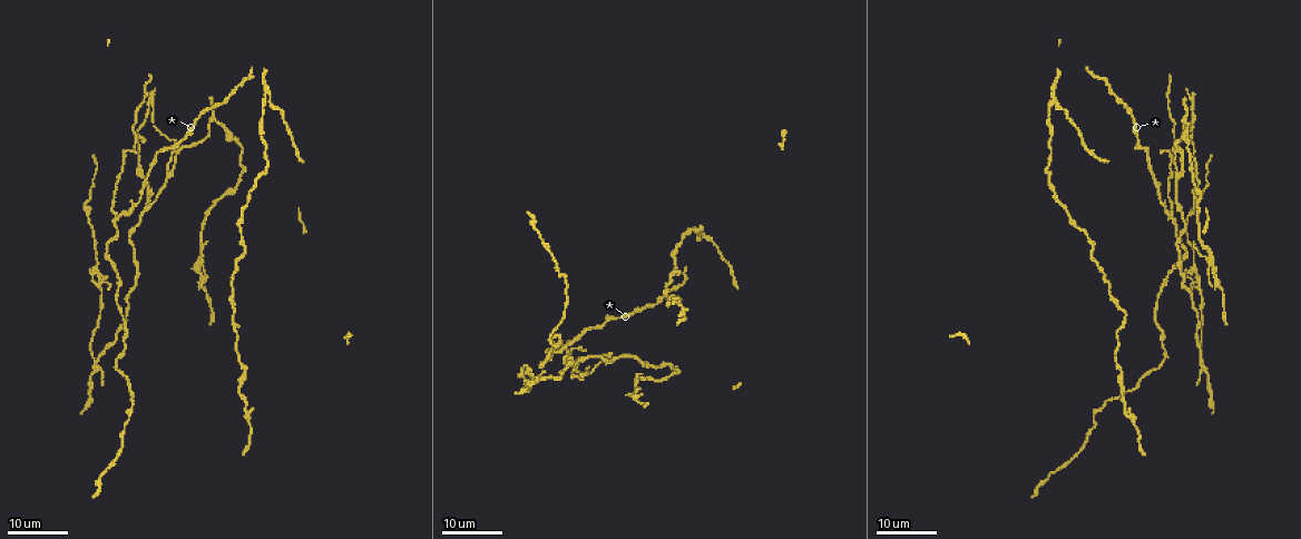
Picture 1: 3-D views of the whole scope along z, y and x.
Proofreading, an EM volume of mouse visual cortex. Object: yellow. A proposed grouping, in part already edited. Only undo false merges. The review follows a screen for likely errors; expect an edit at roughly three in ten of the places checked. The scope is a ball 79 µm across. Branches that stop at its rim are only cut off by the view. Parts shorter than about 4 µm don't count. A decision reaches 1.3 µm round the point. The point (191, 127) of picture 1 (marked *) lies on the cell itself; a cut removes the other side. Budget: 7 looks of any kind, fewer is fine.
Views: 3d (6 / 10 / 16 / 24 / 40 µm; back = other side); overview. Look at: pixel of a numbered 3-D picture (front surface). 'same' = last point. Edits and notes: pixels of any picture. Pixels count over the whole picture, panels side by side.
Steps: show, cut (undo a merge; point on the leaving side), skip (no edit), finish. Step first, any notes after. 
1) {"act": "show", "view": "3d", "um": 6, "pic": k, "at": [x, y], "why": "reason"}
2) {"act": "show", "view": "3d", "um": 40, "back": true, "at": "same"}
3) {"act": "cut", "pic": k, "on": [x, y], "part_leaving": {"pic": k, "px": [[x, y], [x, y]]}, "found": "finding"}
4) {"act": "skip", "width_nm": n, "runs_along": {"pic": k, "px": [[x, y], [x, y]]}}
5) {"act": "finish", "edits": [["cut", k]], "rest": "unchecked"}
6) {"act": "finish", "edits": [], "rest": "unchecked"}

{"act": "show", "view": "3d", "um": 24, "pic": 1, "at": [1170, 219], "why": "three-way junction"}

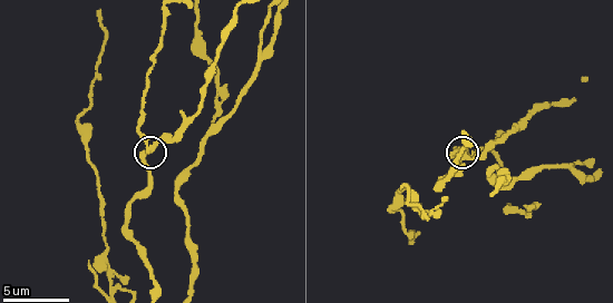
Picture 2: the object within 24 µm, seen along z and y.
{"act": "show", "view": "3d", "um": 6, "pic": 2, "at": [463, 155]}

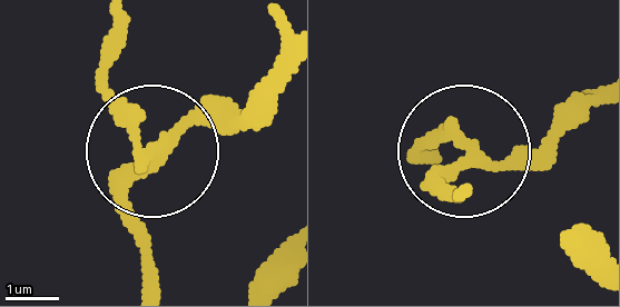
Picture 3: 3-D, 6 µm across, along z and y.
{"act": "cut", "pic": 3, "on": [104, 85], "arms": 3, "found": "two cells meet here"}

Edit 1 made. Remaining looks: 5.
{"act": "show", "view": "overview"}

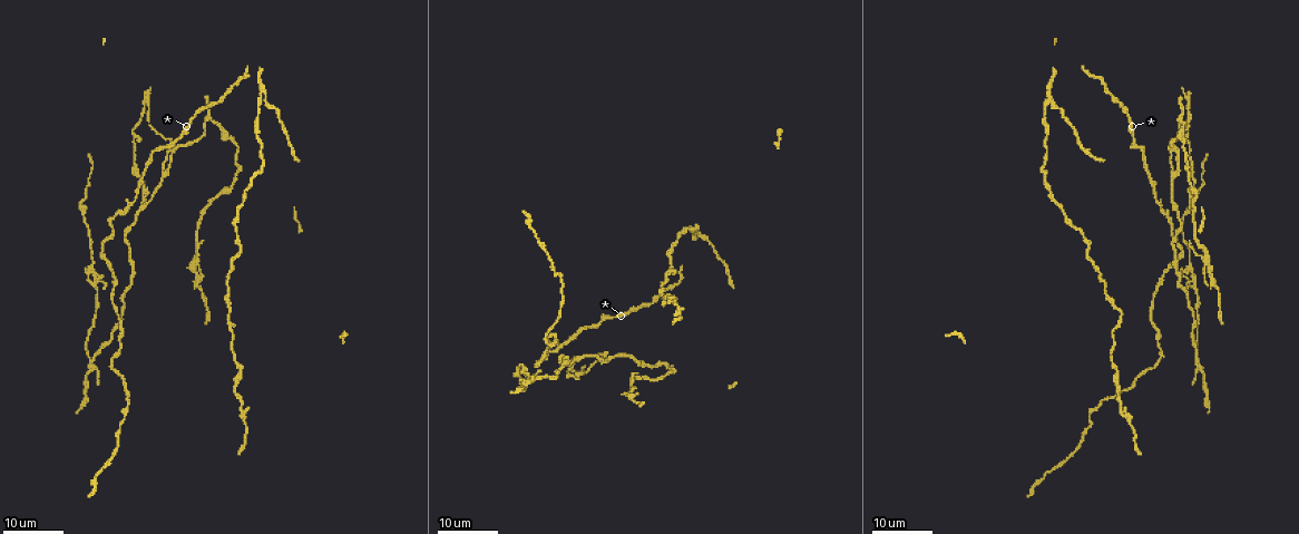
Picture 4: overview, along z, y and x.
{"act": "show", "view": "3d", "um": 24, "pic": 4, "at": [1204, 256], "why": "two arms in line, one across"}

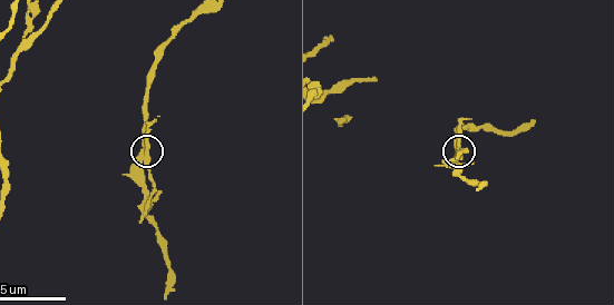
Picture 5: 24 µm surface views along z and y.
{"act": "show", "view": "3d", "um": 6, "at": "same"}

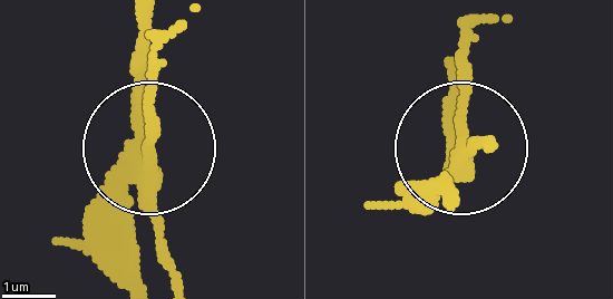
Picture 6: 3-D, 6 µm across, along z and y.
{"act": "cut", "pic": 6, "on": [146, 141], "part_leaving": {"pic": 6, "px": [[136, 169], [171, 285]]}, "found": "two cells meet here"}

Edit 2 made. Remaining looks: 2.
{"act": "show", "view": "3d", "um": 16, "pic": 5, "at": [149, 215], "why": "three-way junction"}

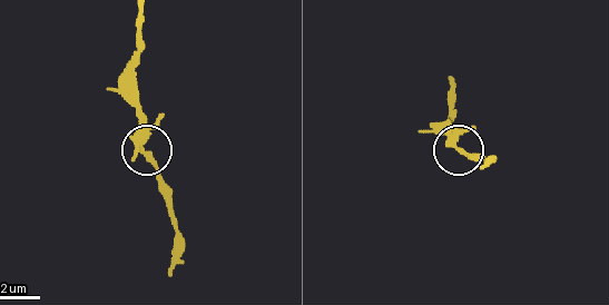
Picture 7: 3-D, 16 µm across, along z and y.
{"act": "skip", "arms": 3, "found": "one cell here"}

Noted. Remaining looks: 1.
{"act": "finish", "edits": [["cut", 3], ["cut", 6]], "rest": "unchecked"}

